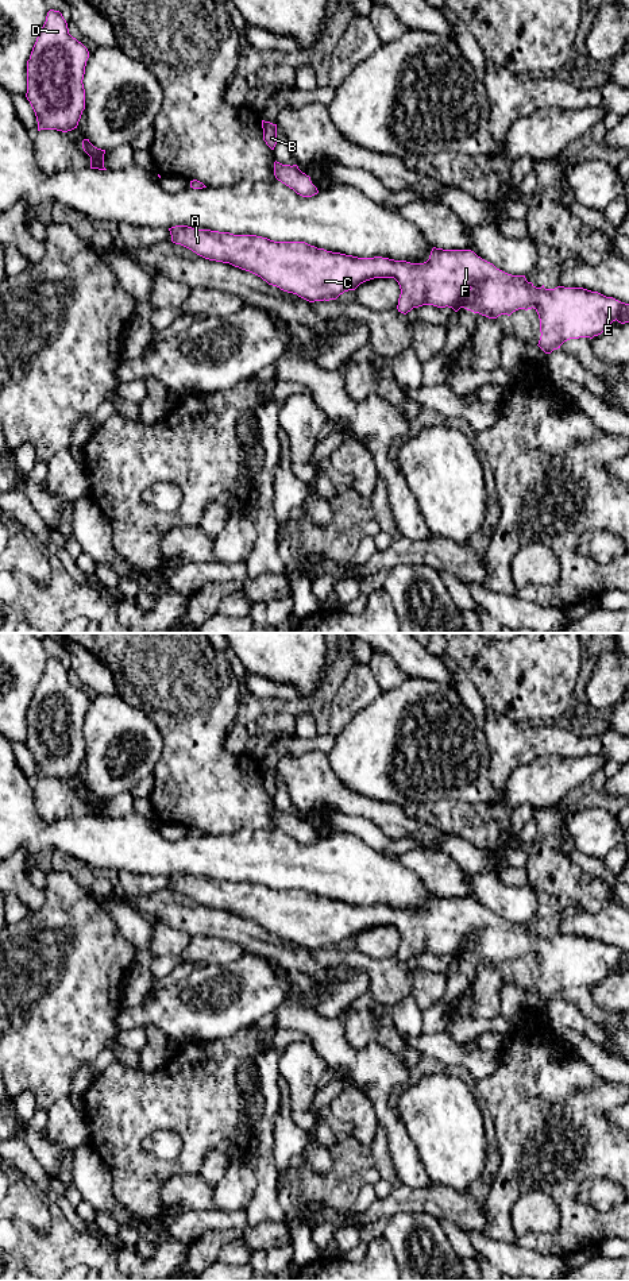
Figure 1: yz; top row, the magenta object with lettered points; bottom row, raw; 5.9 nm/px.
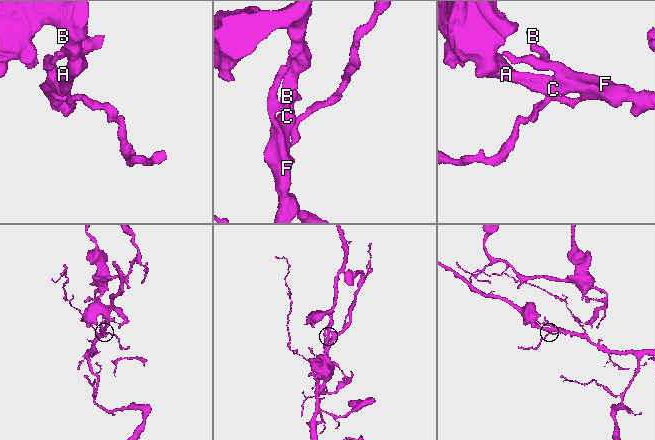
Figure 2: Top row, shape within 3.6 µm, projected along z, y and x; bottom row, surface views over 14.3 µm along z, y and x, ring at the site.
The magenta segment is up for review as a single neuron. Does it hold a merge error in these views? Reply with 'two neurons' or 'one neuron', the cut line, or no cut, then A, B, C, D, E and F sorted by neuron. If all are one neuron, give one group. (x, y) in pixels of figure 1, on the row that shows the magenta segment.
one neuron; cut none; groups A B C D E F

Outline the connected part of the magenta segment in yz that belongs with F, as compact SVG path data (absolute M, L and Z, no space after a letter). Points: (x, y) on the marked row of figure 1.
M188 225L169 228L171 242L197 255L216 262L229 263L250 271L269 285L314 302L336 300L348 290L374 278L394 278L401 289L397 309L406 315L413 308L433 305L437 308L460 308L489 319L510 316L518 309L535 309L540 319L539 347L551 354L570 339L601 335L613 321L629 323L629 304L583 288L555 289L536 288L525 275L512 275L482 259L471 250L443 250L433 247L424 263L410 263L382 256L358 258L317 248L305 242L274 242L256 235L234 235Z

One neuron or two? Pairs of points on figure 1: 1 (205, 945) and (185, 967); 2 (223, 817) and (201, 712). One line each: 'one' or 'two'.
1: two
2: one

